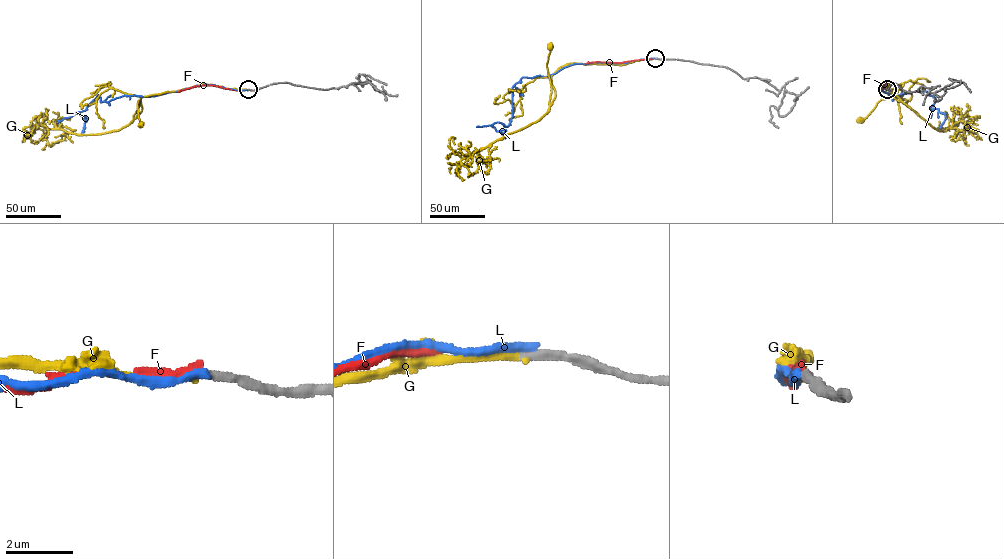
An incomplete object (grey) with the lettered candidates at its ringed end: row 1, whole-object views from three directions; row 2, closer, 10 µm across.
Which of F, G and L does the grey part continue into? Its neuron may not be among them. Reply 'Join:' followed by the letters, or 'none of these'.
Join: G

